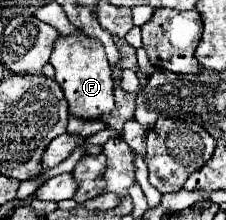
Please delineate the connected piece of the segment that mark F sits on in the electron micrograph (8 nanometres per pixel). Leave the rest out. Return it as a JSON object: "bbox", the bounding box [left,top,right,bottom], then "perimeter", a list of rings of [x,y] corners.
{"bbox":[50,33,114,121],"perimeter":[[[82,33],[60,37],[54,45],[50,63],[56,69],[54,79],[64,91],[64,97],[70,107],[70,115],[86,121],[96,121],[104,113],[110,113],[114,109],[112,69],[106,61],[106,53],[102,51],[102,43],[94,43],[94,39],[86,39],[86,35]]]}

